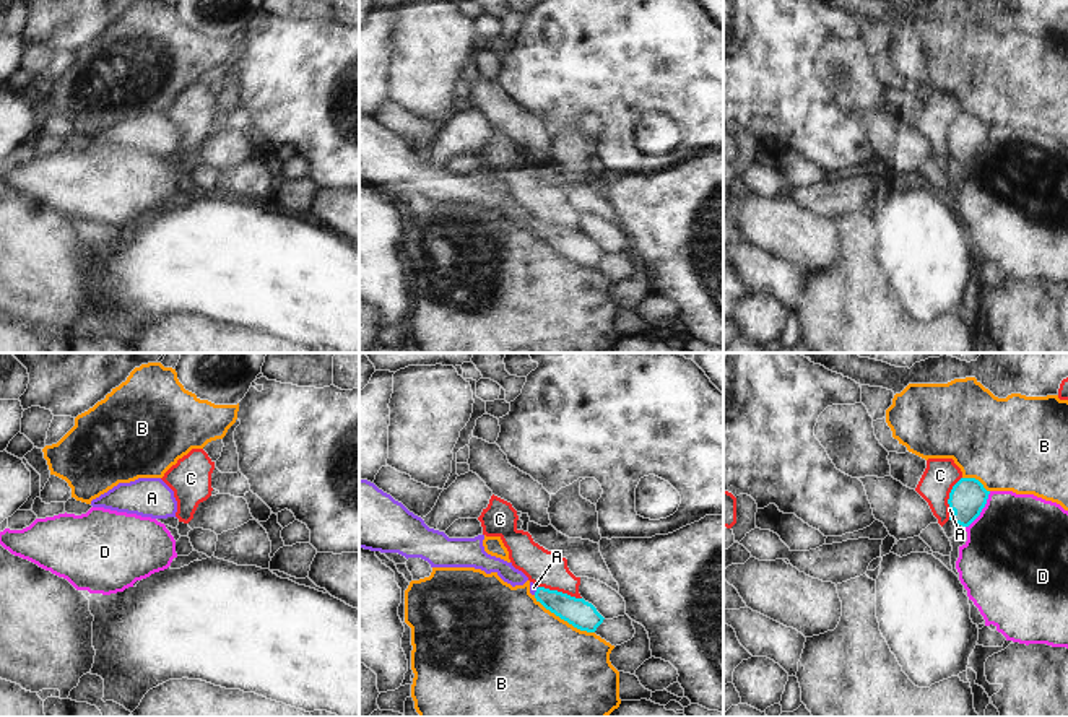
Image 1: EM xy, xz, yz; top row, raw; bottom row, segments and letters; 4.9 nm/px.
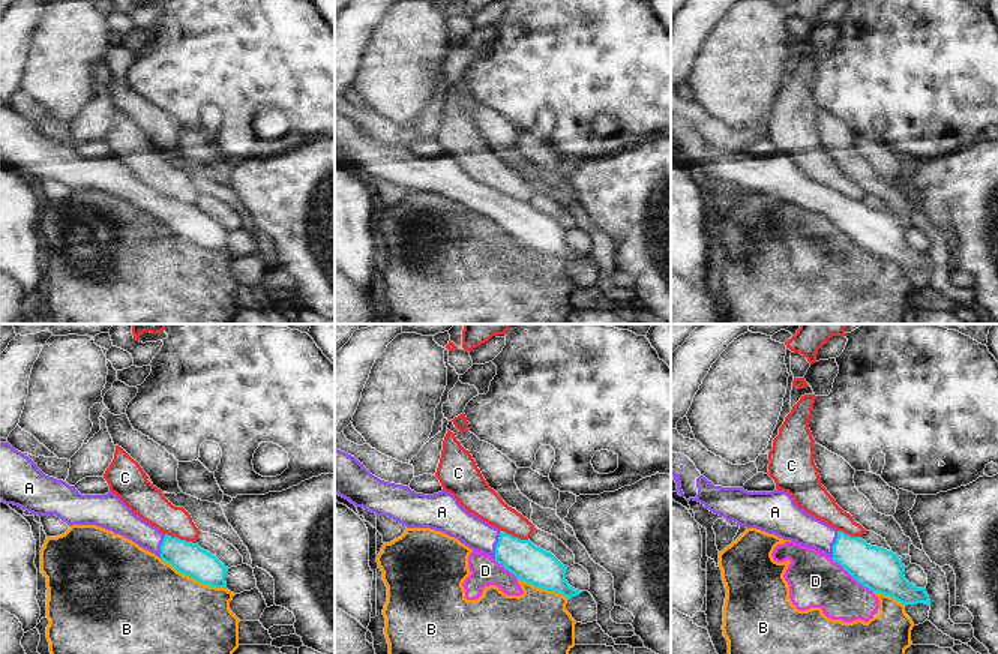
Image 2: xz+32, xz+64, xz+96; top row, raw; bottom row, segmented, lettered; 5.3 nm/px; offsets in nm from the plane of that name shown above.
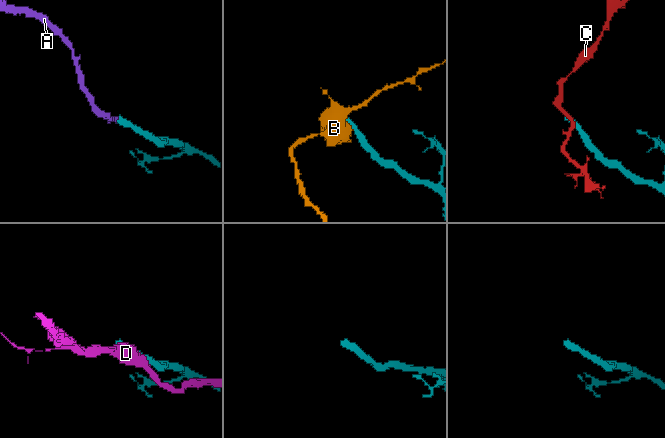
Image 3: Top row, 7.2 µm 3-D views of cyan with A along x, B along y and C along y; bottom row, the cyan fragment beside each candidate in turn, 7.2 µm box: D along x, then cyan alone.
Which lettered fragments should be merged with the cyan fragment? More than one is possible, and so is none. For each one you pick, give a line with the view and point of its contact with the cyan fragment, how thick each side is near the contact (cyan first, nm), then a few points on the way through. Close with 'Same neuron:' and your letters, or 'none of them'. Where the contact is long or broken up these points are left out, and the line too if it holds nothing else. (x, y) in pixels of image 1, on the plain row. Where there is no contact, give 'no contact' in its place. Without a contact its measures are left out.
A: yz (951, 150) | 180/20 nm | across yz (968, 134), (951, 150), (950, 145)
Same neuron: A

